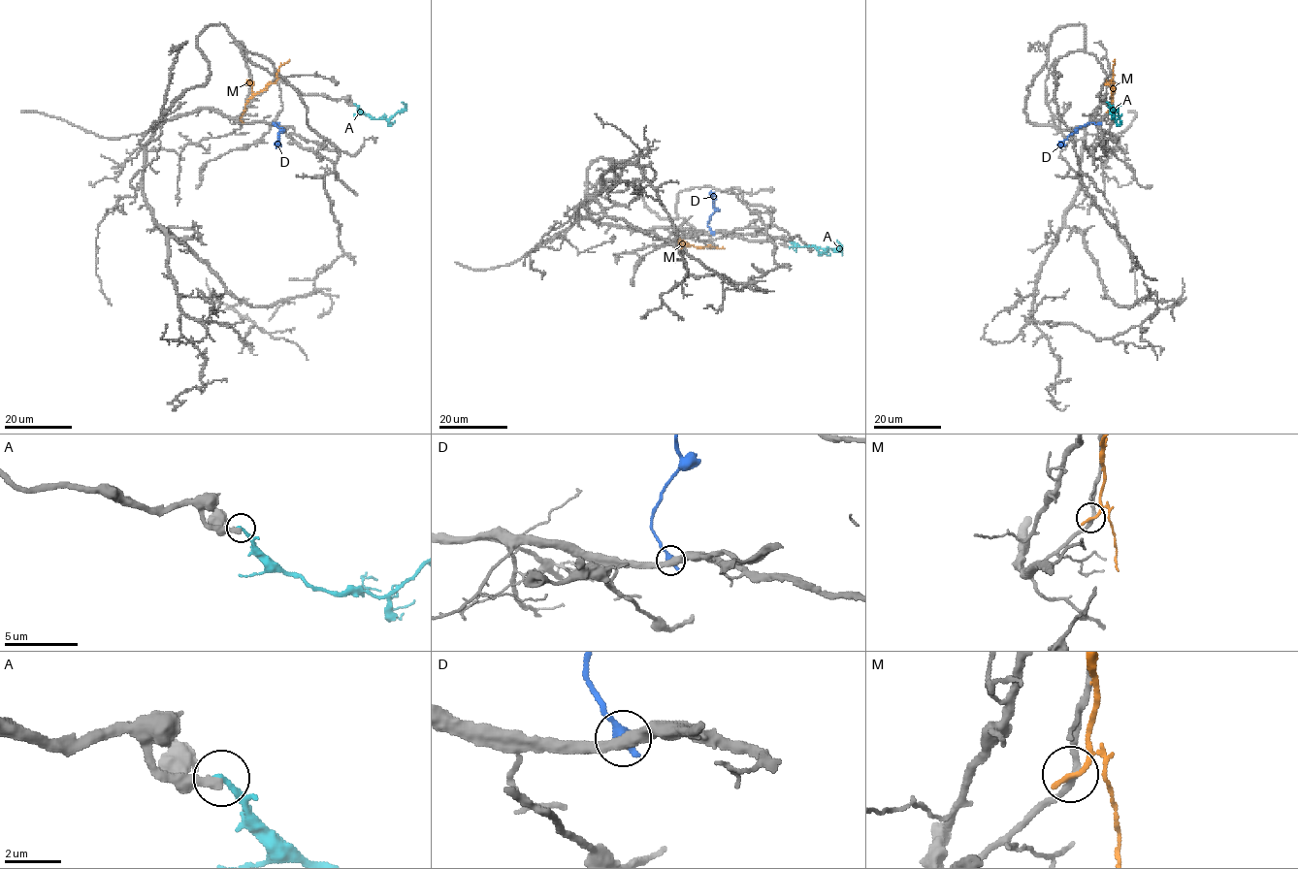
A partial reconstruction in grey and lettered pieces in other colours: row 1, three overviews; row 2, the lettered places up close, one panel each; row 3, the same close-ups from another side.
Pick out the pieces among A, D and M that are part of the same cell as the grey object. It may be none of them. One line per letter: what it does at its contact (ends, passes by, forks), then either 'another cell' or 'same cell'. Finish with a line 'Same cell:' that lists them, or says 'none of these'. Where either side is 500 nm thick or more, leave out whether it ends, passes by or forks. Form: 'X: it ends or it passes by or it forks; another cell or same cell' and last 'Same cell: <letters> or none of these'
A: it ends; another cell
D: another cell
M: it ends; another cell
Same cell: none of these

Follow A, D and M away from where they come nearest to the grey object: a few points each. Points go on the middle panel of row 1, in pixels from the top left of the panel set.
A: (791, 241), (800, 246), (833, 249), (841, 247), (842, 255)
D: (712, 233), (707, 221), (714, 209), (713, 196), (716, 199)
M: (678, 242), (724, 248)

